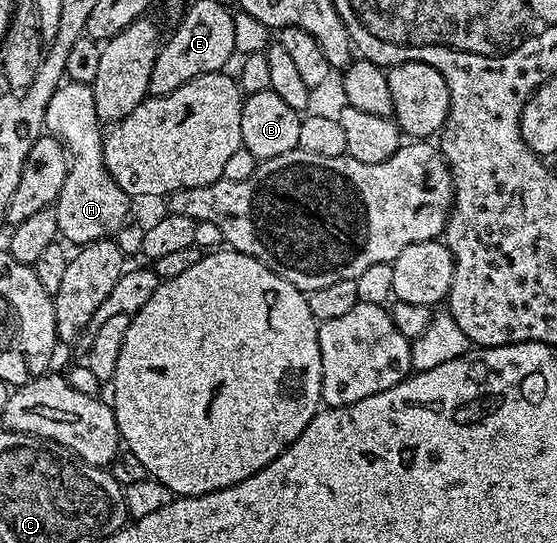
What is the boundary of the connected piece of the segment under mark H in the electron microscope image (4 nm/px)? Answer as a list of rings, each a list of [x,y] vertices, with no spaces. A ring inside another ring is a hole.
[[[79,81],[60,83],[55,93],[51,93],[51,101],[47,101],[45,131],[64,145],[69,157],[67,179],[63,181],[63,189],[55,204],[58,236],[66,244],[76,245],[116,236],[117,230],[130,218],[131,196],[113,180],[105,168],[103,131],[95,113],[92,86]]]

